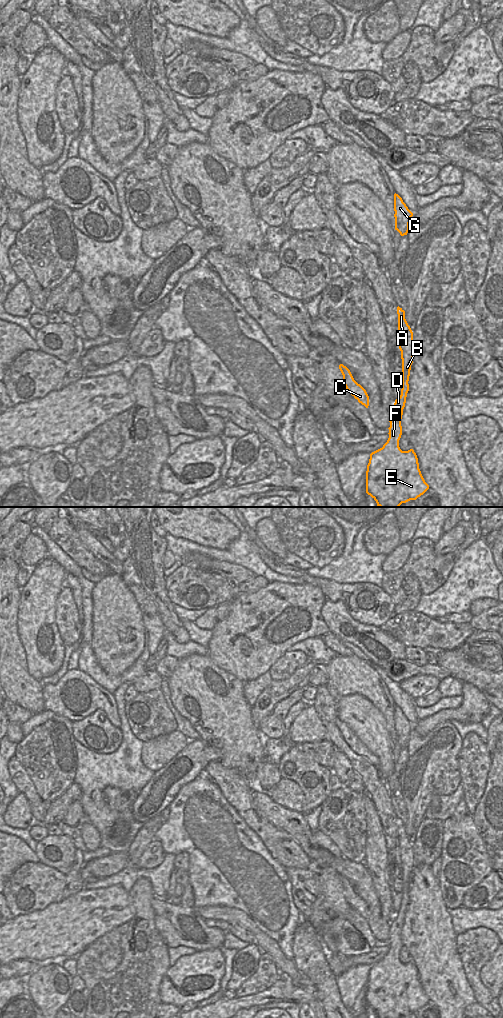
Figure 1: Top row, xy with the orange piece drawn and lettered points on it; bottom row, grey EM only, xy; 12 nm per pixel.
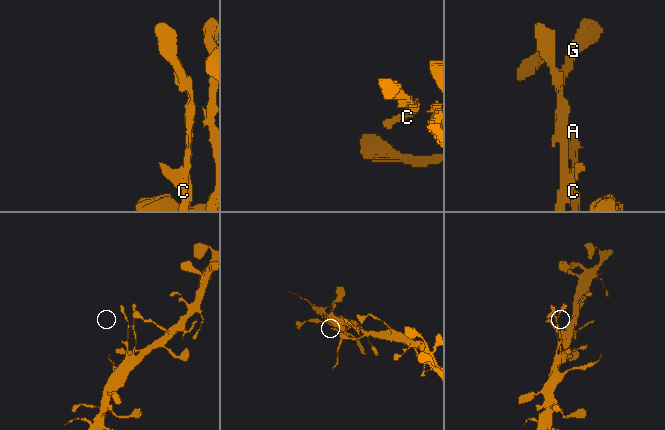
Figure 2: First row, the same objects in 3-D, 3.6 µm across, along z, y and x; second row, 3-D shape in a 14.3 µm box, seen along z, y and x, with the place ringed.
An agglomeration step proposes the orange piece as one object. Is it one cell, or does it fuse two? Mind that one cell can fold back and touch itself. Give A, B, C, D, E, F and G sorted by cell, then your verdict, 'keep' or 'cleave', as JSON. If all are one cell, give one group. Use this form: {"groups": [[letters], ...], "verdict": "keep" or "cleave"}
{"groups": [["A", "B", "G"], ["C", "D", "E", "F"]], "verdict": "cleave"}

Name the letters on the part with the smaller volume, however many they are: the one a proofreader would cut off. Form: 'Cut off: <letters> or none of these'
Cut off: A, B, G

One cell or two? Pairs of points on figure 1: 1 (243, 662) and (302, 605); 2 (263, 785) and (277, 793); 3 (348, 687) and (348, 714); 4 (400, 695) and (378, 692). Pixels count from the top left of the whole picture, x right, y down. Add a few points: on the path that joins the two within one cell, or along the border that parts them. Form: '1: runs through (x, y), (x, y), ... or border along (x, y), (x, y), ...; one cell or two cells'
1: runs through (247, 644), (284, 608); one cell
2: border along (281, 778), (267, 793); two cells
3: border along (339, 695), (361, 694), (370, 702); two cells
4: border along (378, 674), (395, 704); two cells

